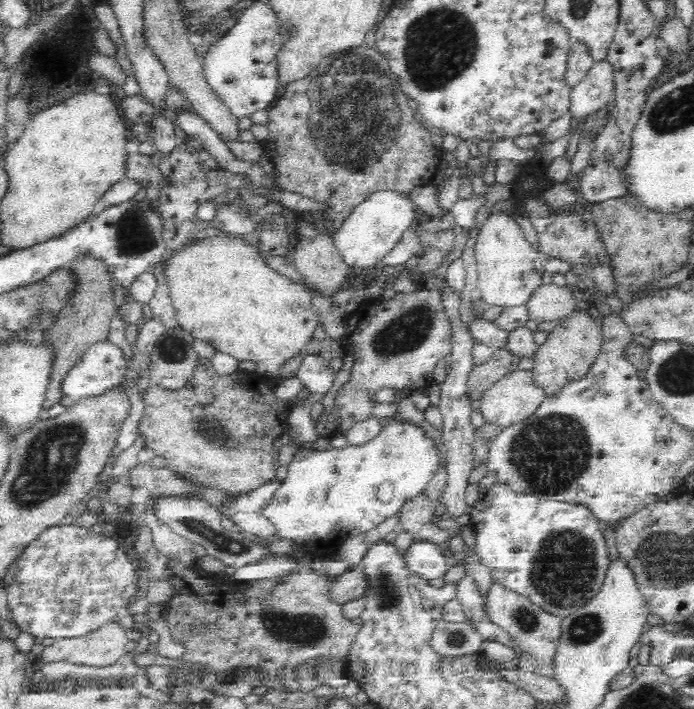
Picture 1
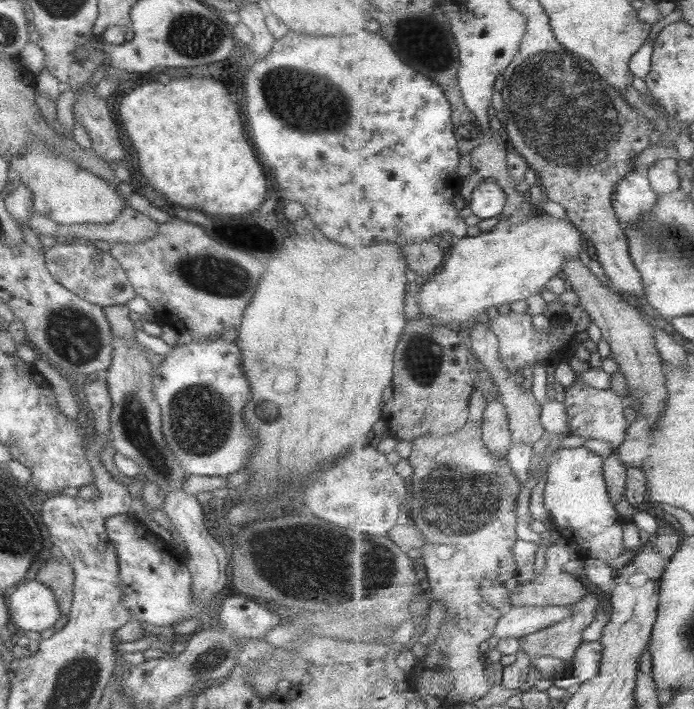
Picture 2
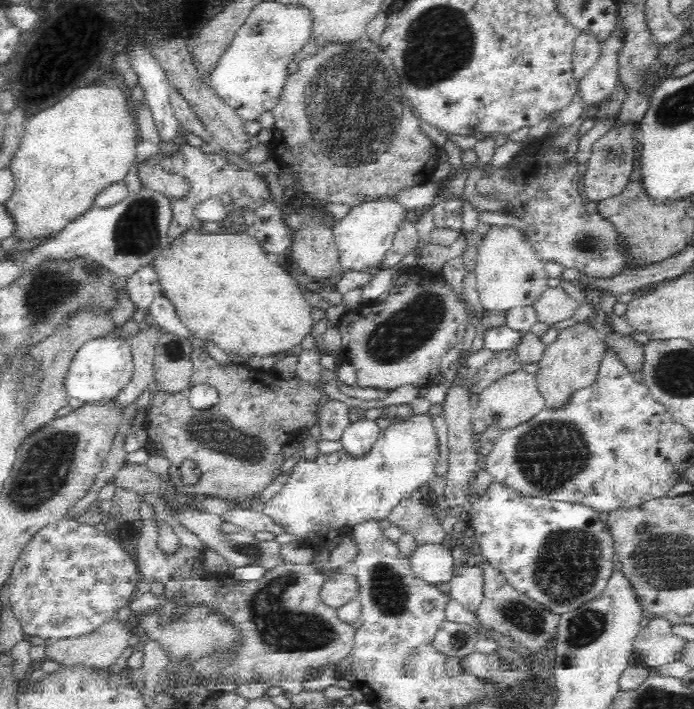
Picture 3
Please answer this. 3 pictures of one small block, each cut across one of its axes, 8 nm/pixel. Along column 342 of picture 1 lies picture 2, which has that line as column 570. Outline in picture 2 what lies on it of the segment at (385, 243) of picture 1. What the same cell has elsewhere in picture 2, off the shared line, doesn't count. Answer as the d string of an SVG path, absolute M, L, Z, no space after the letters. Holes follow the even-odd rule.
M544 213L529 222L498 222L494 229L479 236L455 239L448 249L449 257L440 274L420 281L417 303L421 317L437 325L447 325L459 330L469 329L476 322L475 319L481 316L479 314L485 313L489 306L513 304L515 300L525 300L529 296L540 294L543 288L562 272L568 258L578 258L581 250L585 248L584 241L584 235L575 224L566 218L561 220Z

